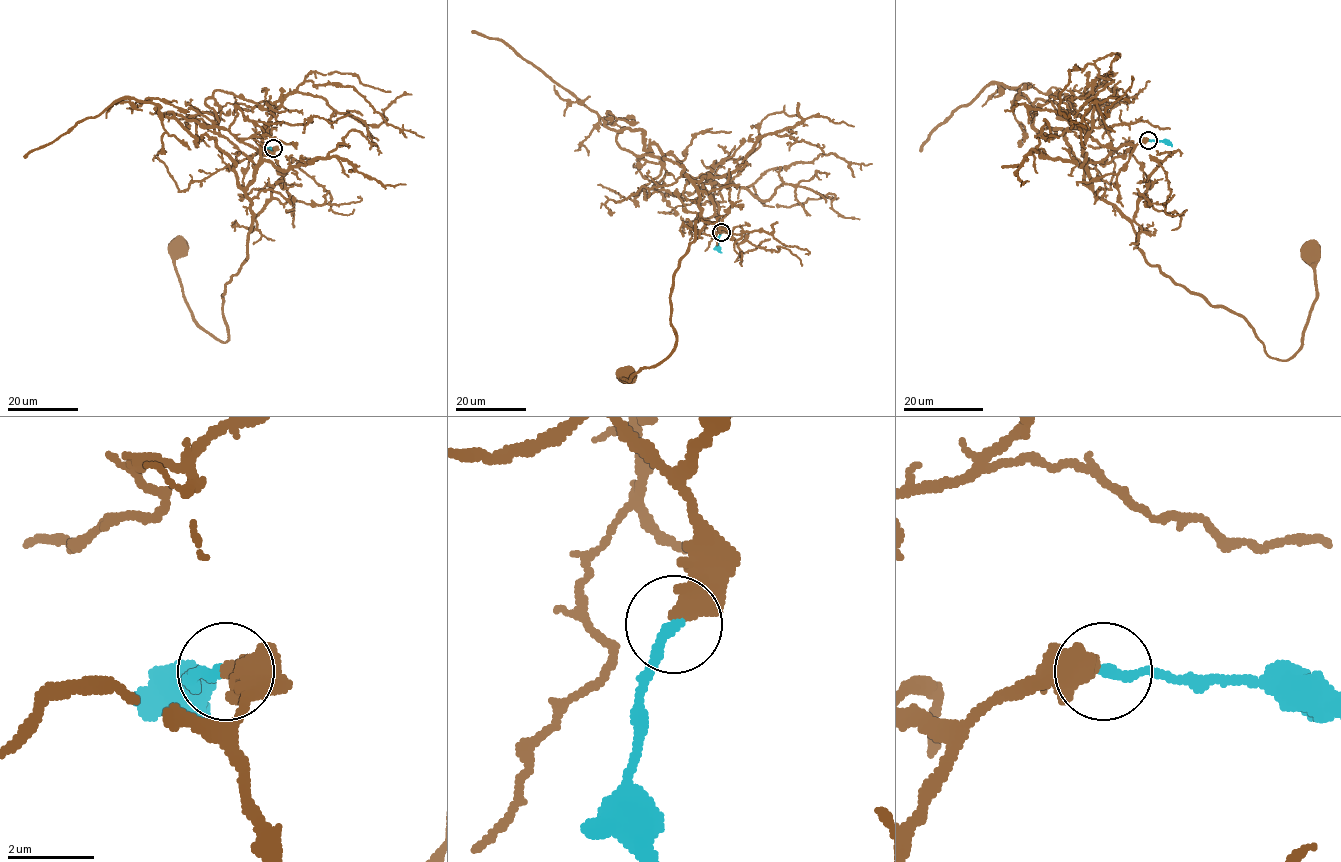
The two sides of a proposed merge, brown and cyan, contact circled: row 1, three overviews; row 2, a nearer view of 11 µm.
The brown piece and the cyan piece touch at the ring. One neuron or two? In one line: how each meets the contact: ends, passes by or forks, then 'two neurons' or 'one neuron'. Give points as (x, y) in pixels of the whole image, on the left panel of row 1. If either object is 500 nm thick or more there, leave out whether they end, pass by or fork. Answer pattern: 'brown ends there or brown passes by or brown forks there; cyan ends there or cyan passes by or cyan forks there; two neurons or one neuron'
one neuron

